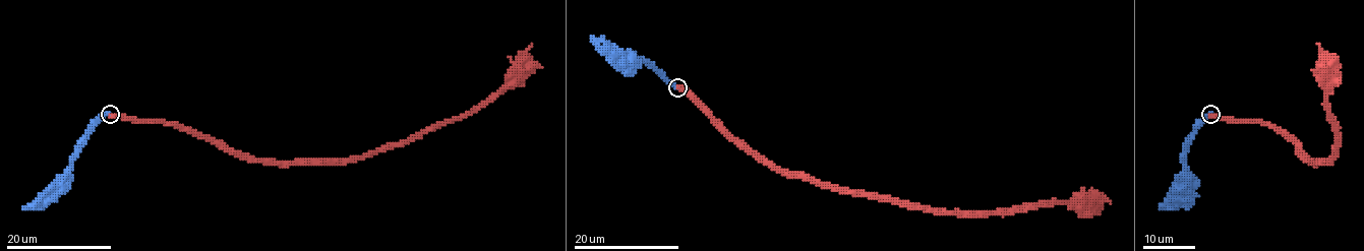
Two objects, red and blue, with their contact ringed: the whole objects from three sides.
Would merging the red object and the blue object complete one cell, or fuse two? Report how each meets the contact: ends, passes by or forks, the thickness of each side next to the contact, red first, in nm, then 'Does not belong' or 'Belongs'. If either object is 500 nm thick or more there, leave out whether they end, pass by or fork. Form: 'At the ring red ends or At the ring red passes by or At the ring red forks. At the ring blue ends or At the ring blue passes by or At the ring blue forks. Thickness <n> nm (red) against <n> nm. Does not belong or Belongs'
At the ring red ends. At the ring blue ends. Thickness 480 nm (red) against 420 nm. Belongs

